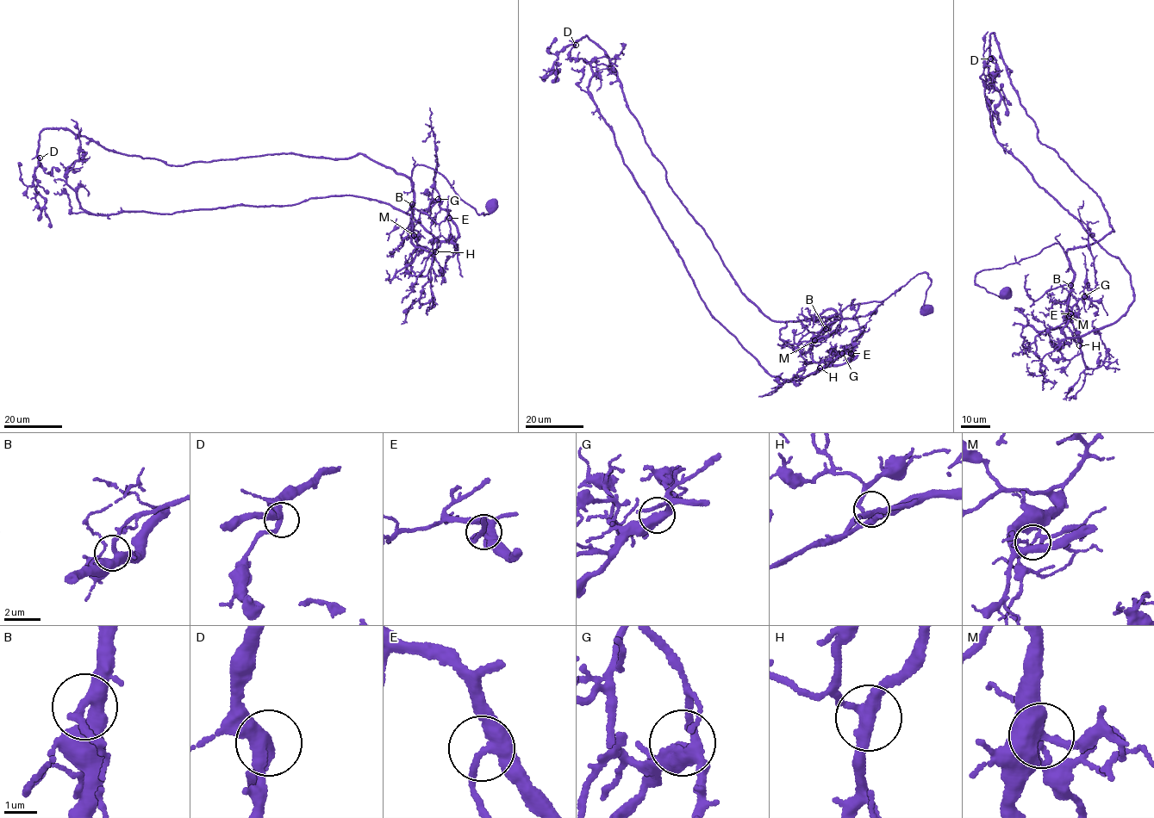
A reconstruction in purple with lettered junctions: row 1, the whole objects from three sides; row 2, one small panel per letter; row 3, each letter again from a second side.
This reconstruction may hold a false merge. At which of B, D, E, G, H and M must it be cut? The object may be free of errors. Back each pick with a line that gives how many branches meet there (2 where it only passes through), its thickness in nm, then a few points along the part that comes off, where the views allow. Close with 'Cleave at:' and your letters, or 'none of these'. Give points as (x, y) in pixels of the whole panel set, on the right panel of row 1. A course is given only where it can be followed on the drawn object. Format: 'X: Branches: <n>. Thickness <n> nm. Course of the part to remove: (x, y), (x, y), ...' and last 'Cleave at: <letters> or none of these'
M: Branches: 3. Thickness 160 nm. Course of the part to remove: (1069, 316), (1081, 343), (1080, 337), (1128, 310), (1135, 295), (1131, 275), (996, 140), (980, 77), (988, 32)
Cleave at: M

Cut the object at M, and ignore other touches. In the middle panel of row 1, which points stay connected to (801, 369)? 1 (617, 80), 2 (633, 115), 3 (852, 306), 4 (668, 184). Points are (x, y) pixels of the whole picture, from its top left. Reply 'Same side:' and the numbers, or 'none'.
Same side: none

